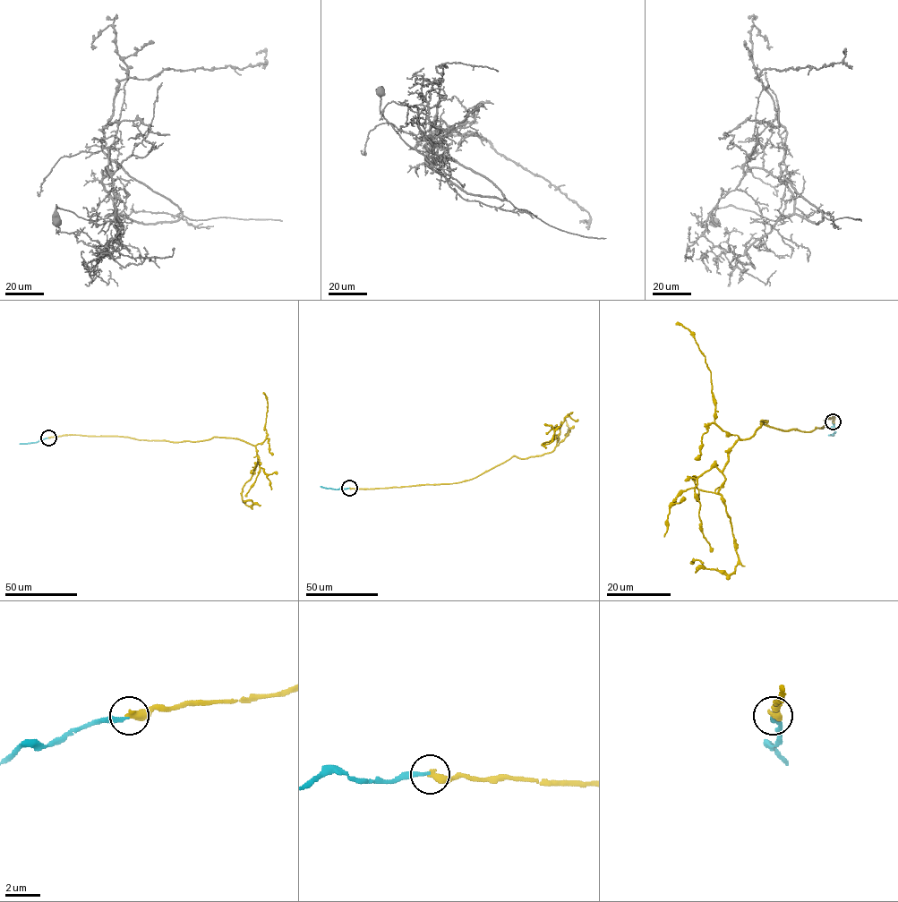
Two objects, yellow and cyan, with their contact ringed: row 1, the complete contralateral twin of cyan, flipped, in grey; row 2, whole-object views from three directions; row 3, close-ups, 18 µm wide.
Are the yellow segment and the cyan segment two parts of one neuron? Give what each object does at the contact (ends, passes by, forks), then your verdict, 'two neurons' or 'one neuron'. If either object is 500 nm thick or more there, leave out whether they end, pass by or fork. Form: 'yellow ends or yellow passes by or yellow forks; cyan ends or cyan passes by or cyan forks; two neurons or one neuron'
yellow ends; cyan ends; two neurons

